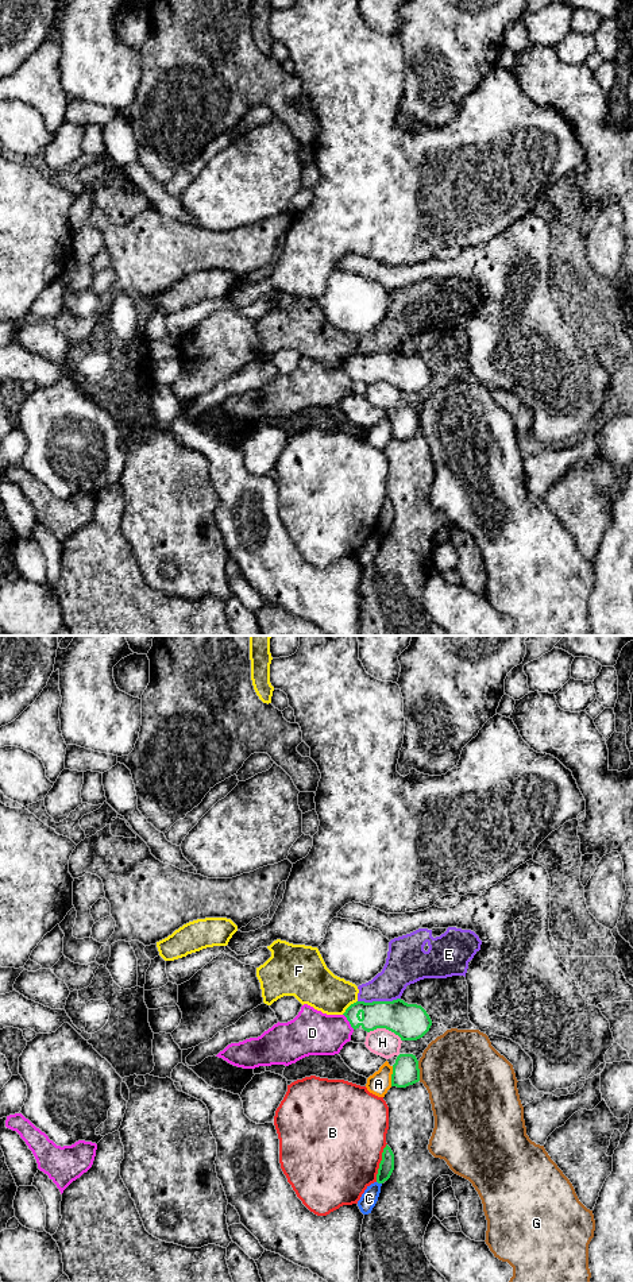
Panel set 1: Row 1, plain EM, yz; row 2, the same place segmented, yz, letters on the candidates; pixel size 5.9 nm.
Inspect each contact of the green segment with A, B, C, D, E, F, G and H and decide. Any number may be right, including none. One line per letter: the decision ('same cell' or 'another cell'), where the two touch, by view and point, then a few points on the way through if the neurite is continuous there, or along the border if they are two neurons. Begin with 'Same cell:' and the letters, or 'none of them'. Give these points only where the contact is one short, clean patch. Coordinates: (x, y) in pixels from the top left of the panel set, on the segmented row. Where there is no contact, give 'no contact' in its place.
Same cell: none of them
A: another cell | yz (392, 1076)
B: another cell | yz (381, 1162)
C: another cell | yz (379, 1182)
D: another cell | yz (348, 1020) | along yz (343, 1014), (354, 1028)
E: another cell | yz (378, 1001) | along yz (400, 997), (358, 1001)
F: another cell | yz (348, 1007) | along yz (356, 1000), (342, 1014)
G: another cell | yz (419, 1070)
H: another cell | yz (385, 1027) | along yz (367, 1031), (388, 1028), (401, 1041)

